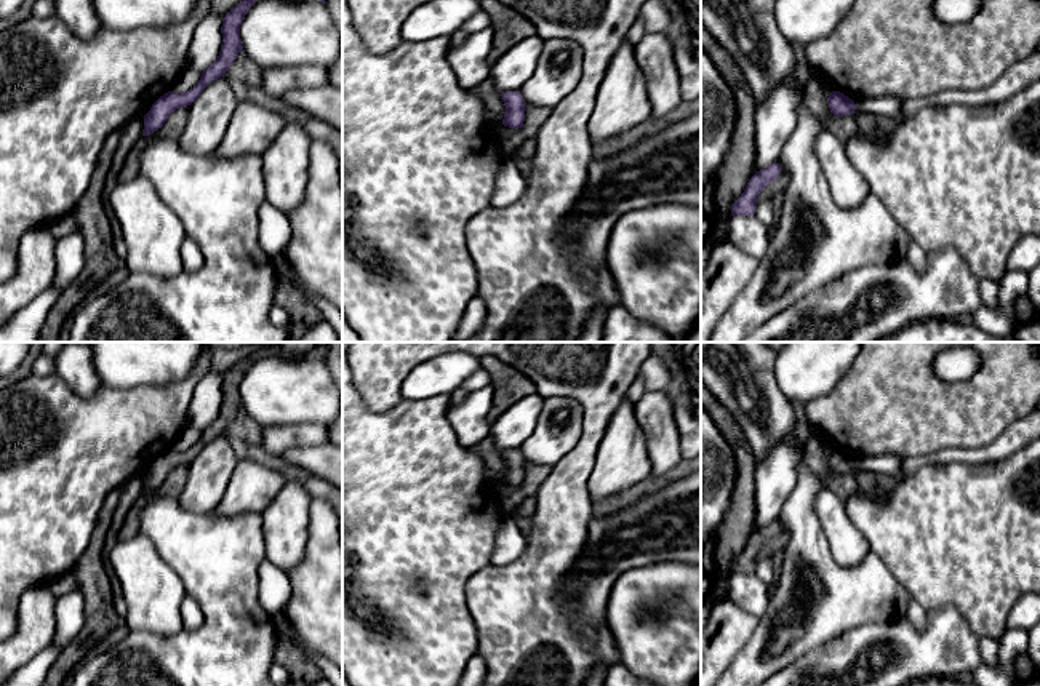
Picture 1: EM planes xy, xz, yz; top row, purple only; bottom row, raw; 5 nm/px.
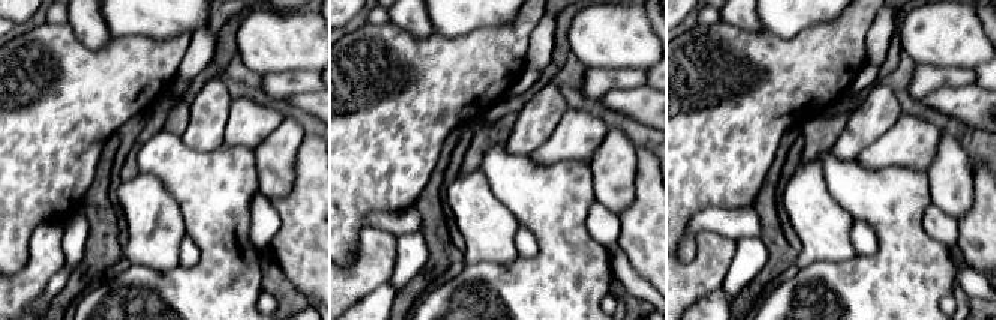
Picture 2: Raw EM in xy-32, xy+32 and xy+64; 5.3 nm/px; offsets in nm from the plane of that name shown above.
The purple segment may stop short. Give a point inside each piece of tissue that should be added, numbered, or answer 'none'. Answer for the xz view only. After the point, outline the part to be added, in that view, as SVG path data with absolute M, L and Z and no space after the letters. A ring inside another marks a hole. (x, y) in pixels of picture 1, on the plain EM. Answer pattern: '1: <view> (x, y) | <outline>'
none

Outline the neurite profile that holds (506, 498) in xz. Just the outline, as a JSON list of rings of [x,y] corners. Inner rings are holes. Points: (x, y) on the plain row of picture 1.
[[[525,464],[525,480],[518,488],[499,483],[491,488],[491,507],[502,510],[504,513],[510,513],[517,509],[523,499],[534,496],[552,470],[552,465],[542,464]]]

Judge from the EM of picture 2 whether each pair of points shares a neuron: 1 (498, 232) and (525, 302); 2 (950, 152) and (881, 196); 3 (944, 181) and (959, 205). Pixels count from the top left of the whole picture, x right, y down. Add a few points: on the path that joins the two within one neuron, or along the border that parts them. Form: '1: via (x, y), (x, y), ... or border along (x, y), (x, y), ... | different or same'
1: border along (518, 257), (501, 265), (476, 263) | different
2: border along (926, 173), (932, 203) | different
3: via (950, 187), (956, 199) | same

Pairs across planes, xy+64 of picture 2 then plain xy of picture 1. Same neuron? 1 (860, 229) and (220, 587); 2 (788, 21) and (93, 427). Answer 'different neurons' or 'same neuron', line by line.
1: different neurons
2: different neurons

